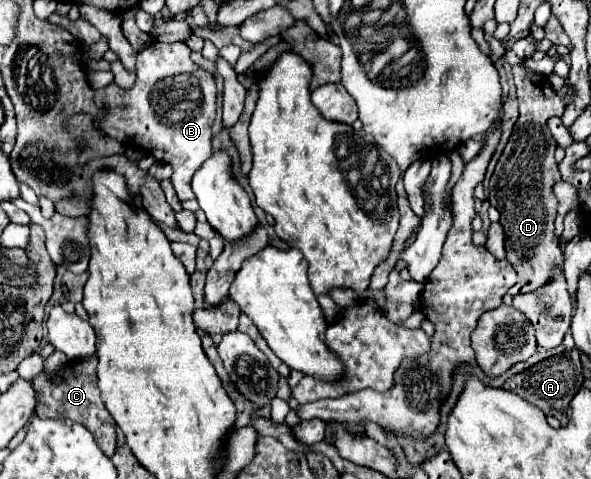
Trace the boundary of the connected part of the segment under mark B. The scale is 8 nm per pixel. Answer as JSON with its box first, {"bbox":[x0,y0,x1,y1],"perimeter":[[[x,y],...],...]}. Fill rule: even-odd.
{"bbox":[88,34,216,202],"perimeter":[[[195,34],[185,42],[189,48],[184,42],[156,42],[140,52],[136,60],[136,84],[132,90],[122,90],[110,84],[110,72],[92,72],[88,76],[90,86],[100,88],[96,90],[94,102],[110,110],[108,116],[100,122],[102,130],[106,130],[110,138],[116,138],[124,144],[130,144],[130,136],[134,136],[136,146],[150,152],[158,162],[170,164],[174,168],[172,184],[182,202],[194,198],[190,180],[198,166],[202,166],[202,162],[212,156],[212,122],[216,116],[214,78],[212,74],[202,72],[190,60],[190,49],[201,51],[204,42]]]}

